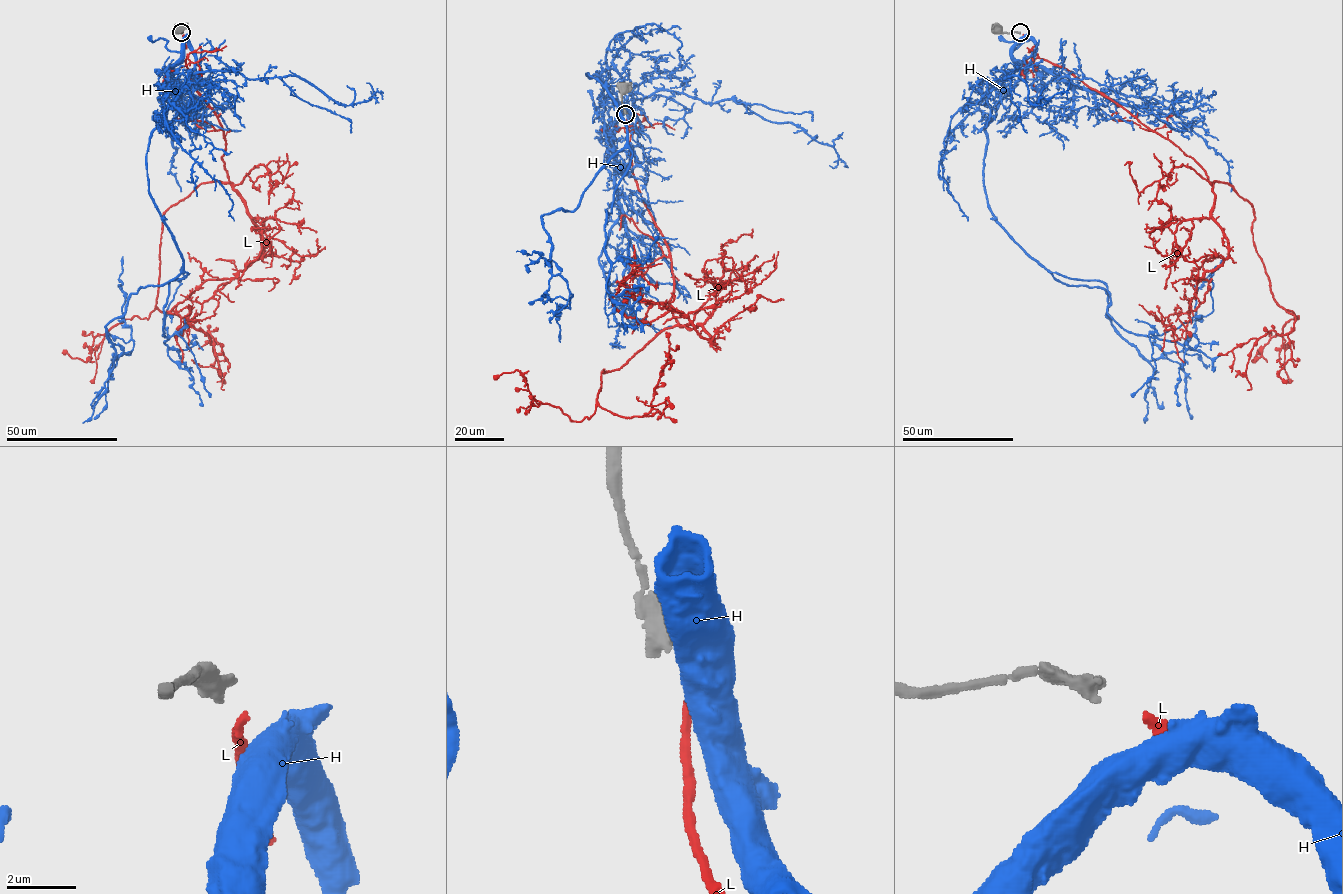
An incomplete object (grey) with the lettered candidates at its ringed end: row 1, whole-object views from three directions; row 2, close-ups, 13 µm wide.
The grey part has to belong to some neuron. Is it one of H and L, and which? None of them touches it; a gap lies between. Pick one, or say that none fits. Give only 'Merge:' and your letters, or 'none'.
Merge: none

